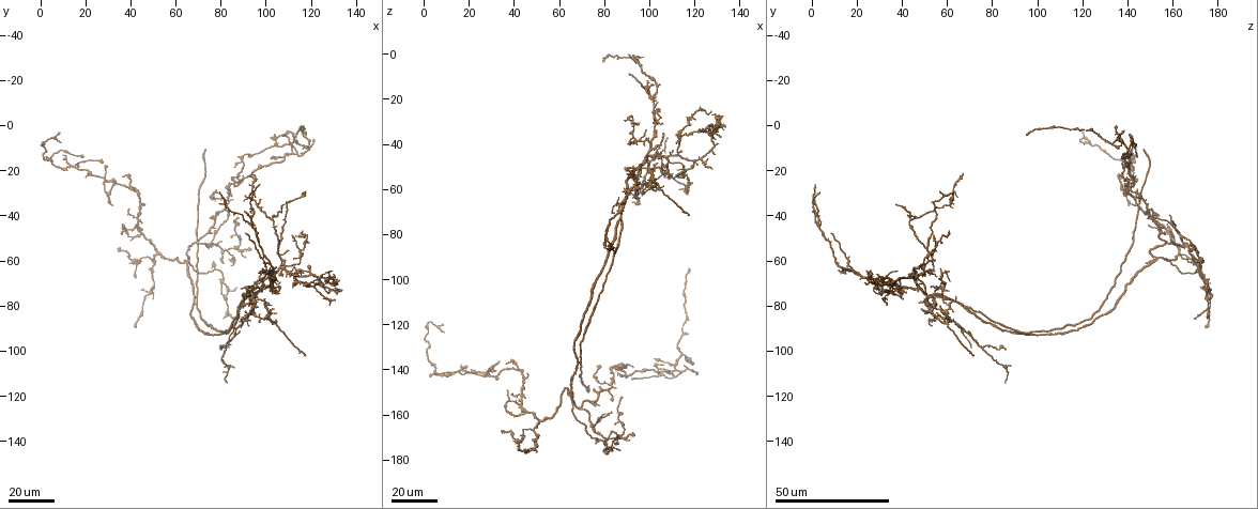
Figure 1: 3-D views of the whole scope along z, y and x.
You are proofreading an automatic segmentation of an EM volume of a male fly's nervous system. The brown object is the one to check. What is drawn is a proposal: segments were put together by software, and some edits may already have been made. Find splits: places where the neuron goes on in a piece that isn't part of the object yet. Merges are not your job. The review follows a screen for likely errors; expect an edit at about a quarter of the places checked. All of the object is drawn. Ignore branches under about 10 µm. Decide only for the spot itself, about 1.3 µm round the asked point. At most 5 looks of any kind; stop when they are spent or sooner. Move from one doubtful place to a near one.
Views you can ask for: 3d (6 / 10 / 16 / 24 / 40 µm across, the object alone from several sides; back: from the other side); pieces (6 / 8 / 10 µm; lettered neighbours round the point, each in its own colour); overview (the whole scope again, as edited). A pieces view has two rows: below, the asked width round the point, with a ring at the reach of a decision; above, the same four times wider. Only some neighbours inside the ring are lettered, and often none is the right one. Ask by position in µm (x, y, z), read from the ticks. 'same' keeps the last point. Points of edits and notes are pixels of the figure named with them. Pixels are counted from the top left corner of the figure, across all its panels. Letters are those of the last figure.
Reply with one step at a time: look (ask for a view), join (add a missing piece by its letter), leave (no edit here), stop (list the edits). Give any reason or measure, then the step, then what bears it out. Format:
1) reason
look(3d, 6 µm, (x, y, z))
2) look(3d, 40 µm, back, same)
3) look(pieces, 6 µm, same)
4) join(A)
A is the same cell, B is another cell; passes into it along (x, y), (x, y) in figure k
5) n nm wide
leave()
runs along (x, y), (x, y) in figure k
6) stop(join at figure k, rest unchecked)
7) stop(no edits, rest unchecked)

free end
look(3d, 40 µm, (90, 48, 9))

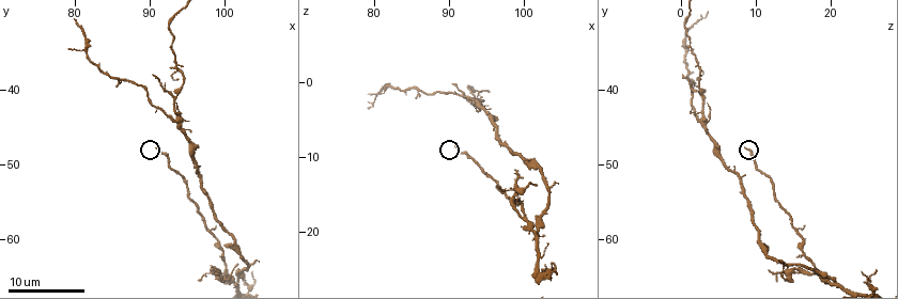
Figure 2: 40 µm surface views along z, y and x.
see the neighbours
look(pieces, 10 µm, (91.0, 47.5, 8.5))

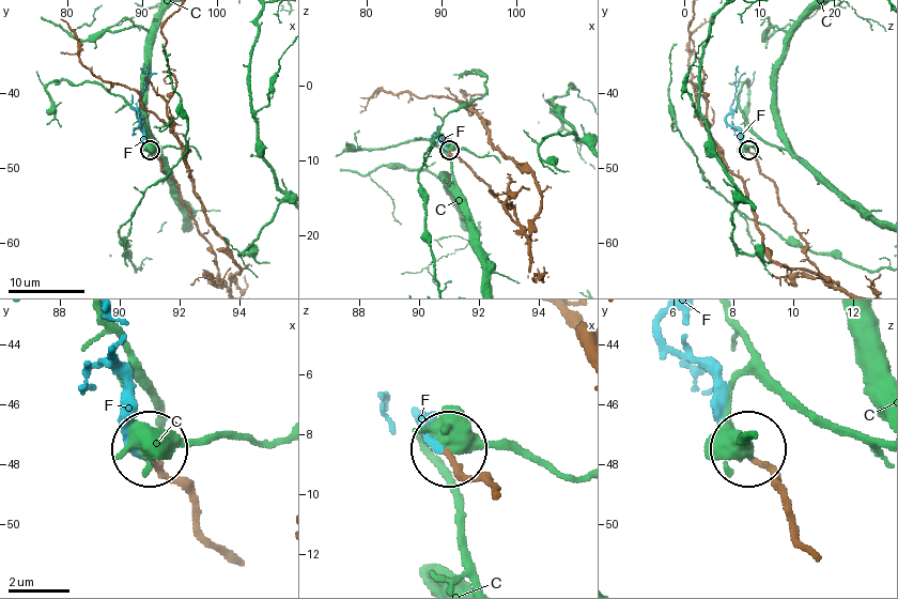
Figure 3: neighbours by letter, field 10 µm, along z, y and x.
join(F)
F is the same cell, C is another cell; it goes on there

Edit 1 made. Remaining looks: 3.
look(overview)

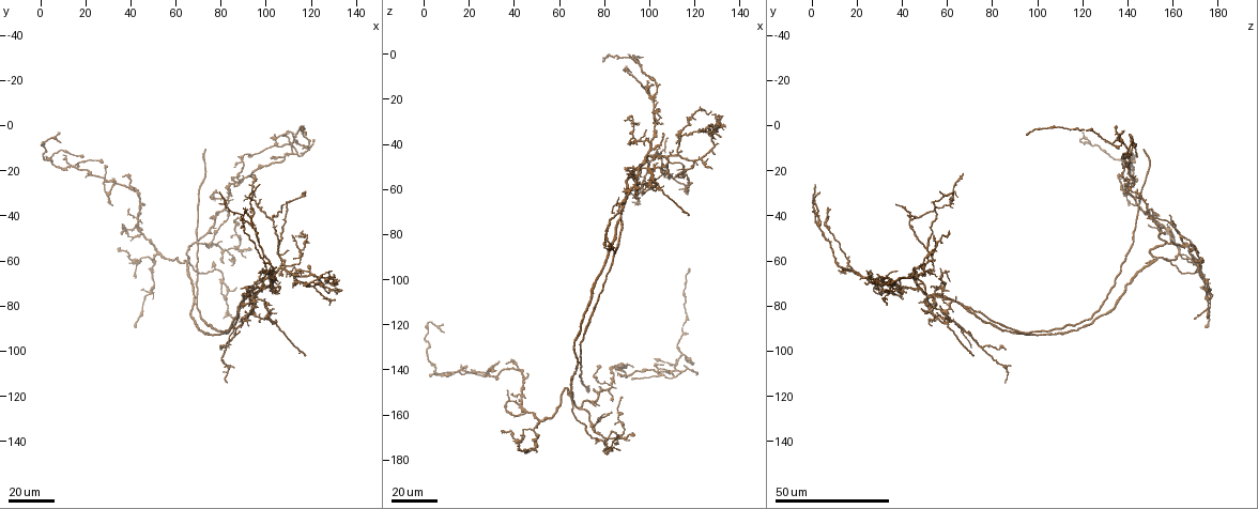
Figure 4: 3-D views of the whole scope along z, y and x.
branch stops here
look(3d, 40 µm, (37, 43, 148))

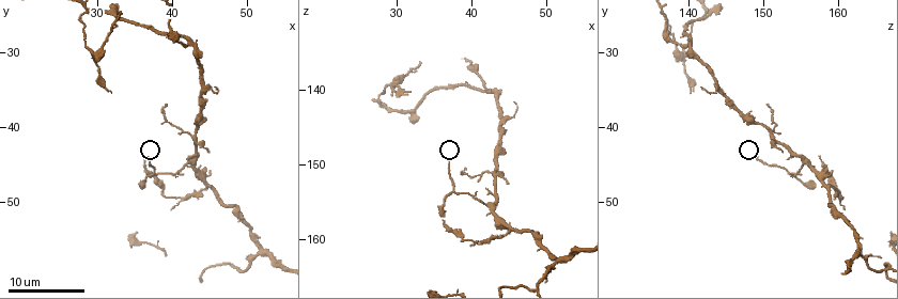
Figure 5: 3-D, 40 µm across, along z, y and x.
look(pieces, 8 µm, (37.0, 44.5, 149.5))

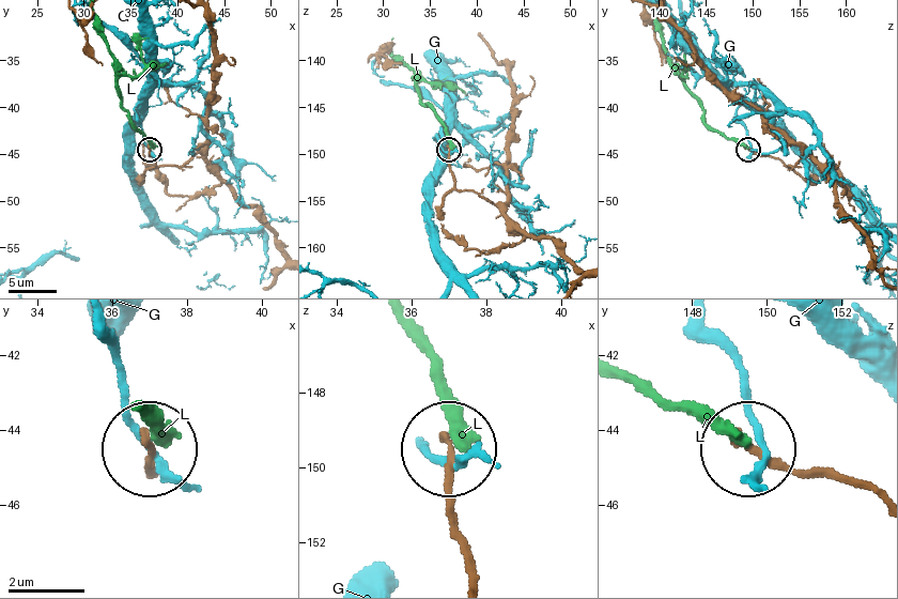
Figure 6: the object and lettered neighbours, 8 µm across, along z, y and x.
leave()
G and L are other cells; runs along (872, 492), (815, 470), (777, 470), (752, 454) in figure 6; no lettered piece goes on from it

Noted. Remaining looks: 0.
stop(join at figure 3, rest unchecked)

